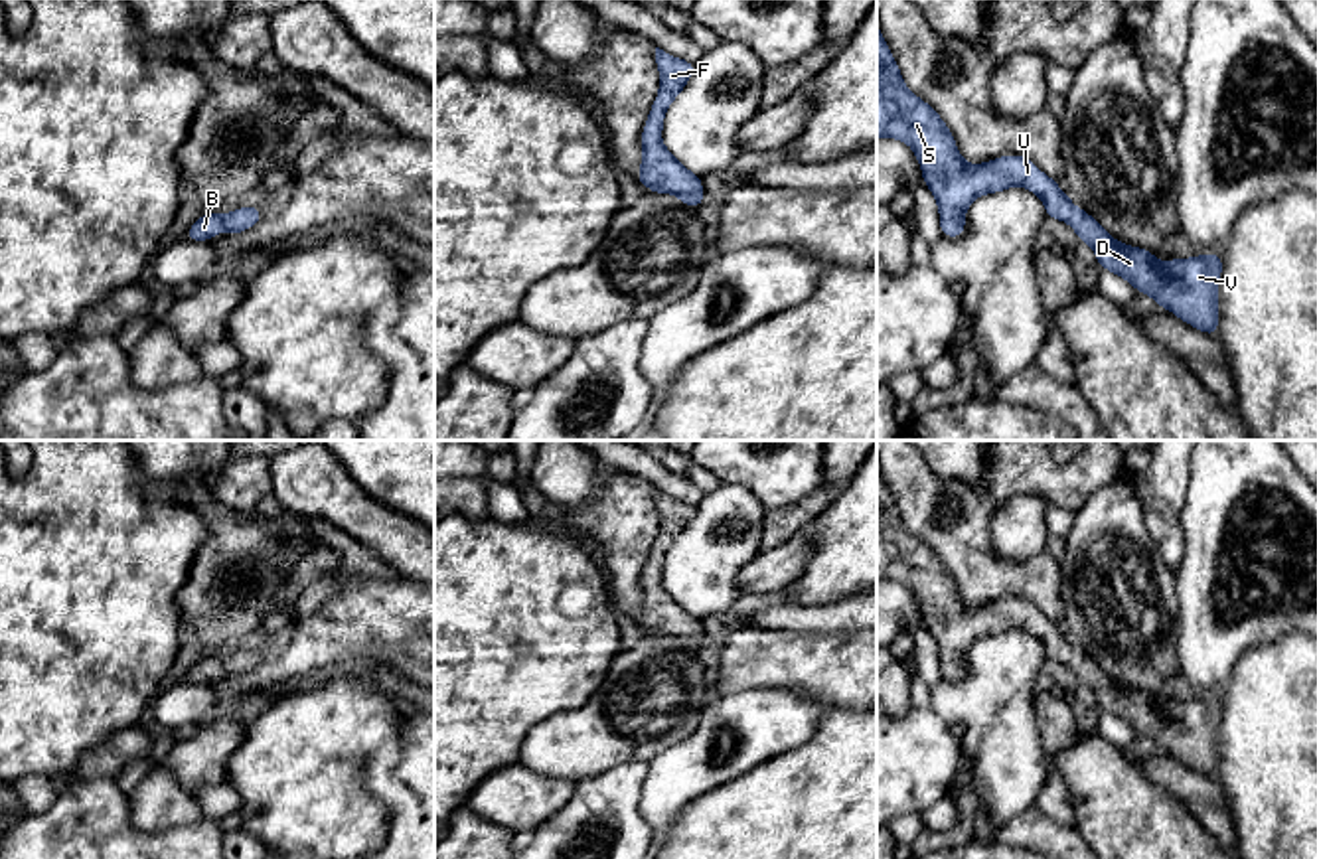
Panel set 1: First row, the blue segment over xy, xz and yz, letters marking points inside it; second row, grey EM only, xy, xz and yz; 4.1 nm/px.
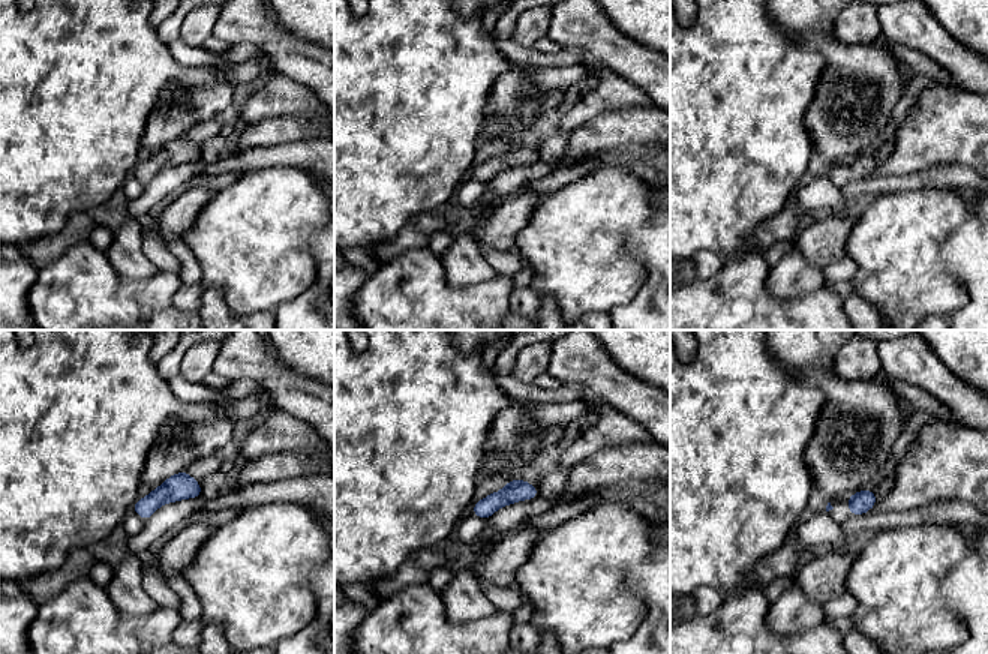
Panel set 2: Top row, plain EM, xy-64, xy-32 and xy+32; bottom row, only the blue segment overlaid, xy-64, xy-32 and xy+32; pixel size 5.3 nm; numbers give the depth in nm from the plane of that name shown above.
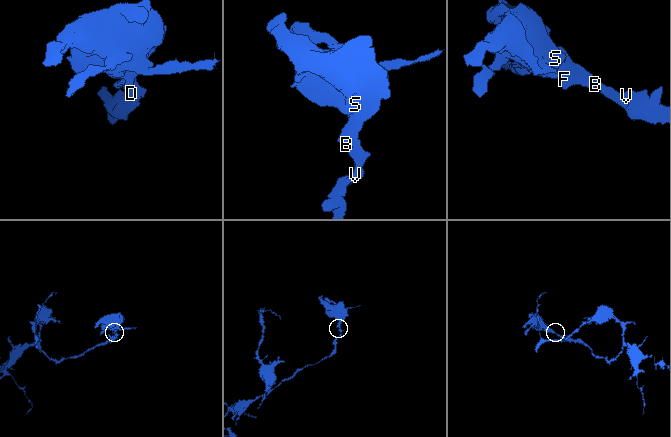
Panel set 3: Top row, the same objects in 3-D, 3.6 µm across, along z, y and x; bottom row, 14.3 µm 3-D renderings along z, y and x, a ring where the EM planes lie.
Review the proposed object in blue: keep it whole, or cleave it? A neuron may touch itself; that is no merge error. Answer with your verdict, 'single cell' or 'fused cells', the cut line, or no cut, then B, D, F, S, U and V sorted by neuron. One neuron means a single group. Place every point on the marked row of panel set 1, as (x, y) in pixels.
single cell; no cut; B D F S U V

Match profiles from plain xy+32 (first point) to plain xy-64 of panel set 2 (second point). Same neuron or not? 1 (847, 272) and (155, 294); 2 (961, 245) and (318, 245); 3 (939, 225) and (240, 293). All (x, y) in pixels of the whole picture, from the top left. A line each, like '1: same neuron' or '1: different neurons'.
1: different neurons
2: same neuron
3: same neuron

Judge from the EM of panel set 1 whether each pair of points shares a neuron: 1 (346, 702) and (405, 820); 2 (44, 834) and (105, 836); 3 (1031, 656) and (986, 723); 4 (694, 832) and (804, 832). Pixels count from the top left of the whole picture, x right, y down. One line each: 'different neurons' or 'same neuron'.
1: different neurons
2: same neuron
3: same neuron
4: same neuron

